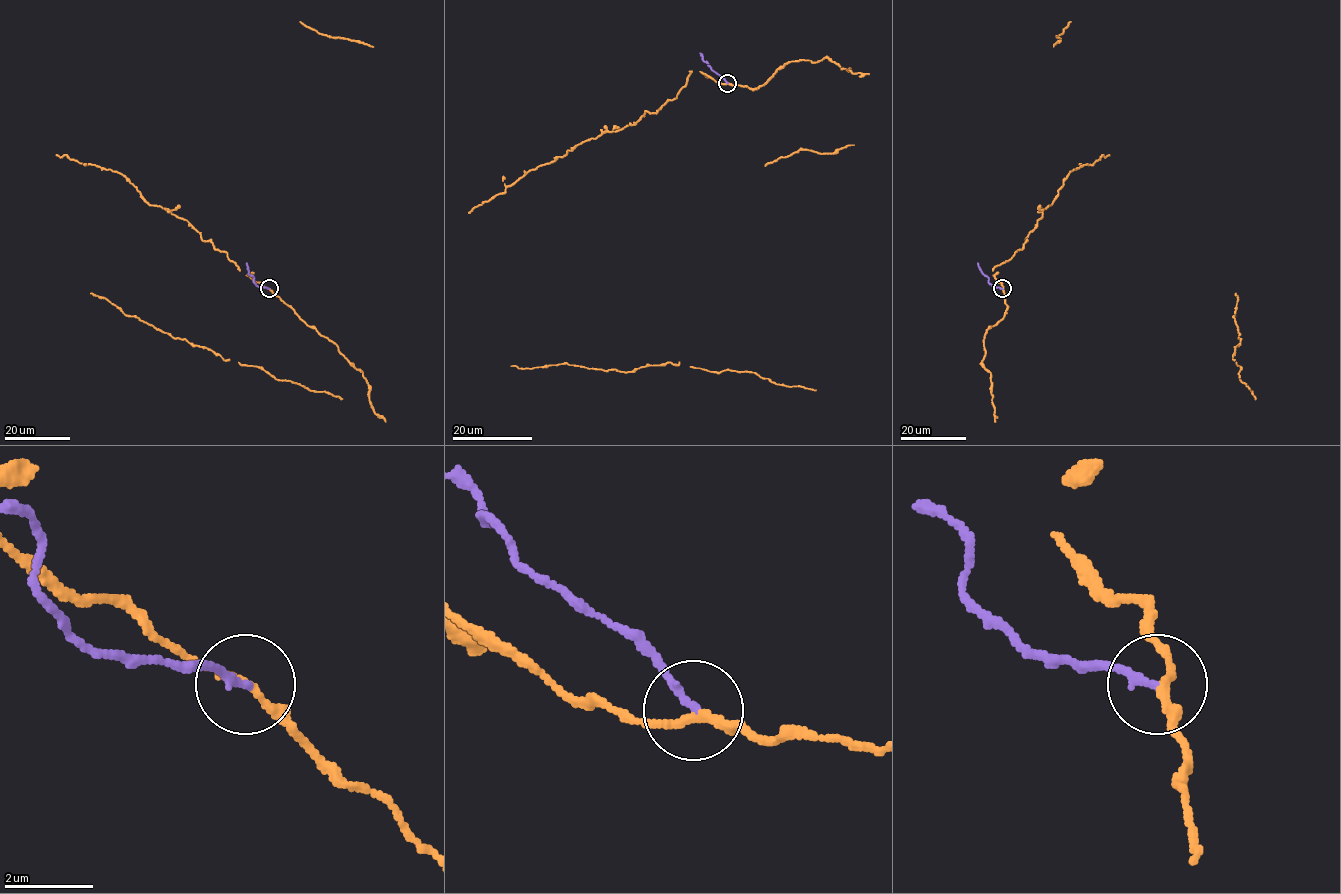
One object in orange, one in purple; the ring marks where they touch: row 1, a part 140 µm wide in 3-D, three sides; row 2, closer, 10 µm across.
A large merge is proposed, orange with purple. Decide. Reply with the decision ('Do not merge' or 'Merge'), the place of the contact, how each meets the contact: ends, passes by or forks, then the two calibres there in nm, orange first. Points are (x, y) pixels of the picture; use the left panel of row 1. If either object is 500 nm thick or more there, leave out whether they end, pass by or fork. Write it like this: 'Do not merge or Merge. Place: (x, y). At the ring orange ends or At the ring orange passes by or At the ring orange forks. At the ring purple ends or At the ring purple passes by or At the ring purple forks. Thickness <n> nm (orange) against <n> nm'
Do not merge. Place: (269, 288). At the ring orange passes by. At the ring purple ends. Thickness 170 nm (orange) against 180 nm

